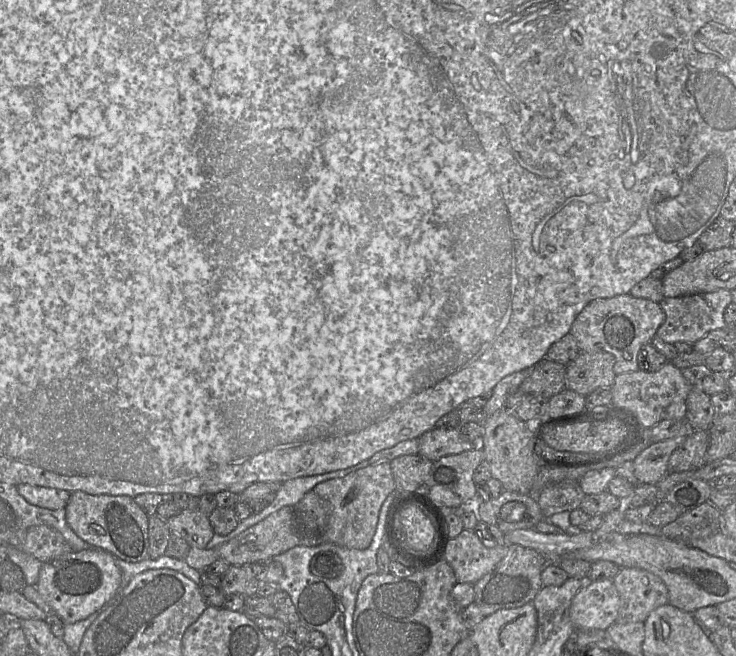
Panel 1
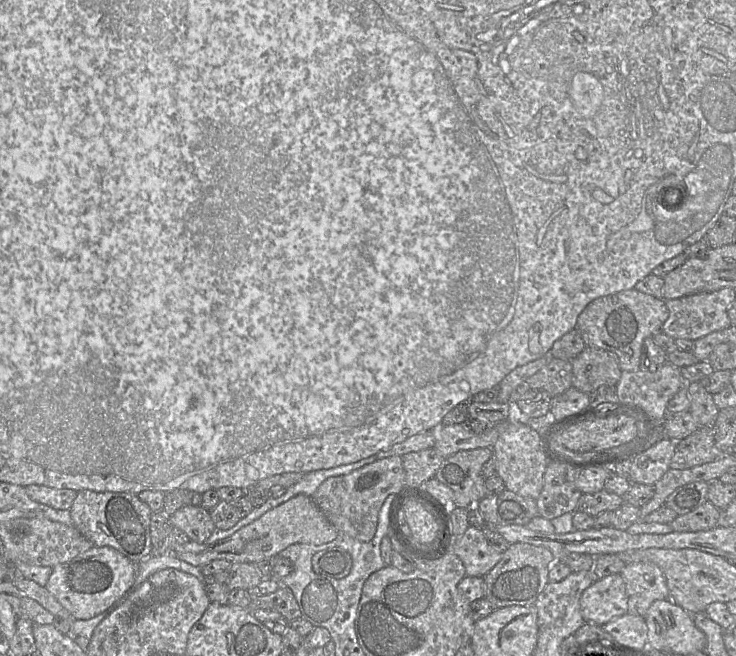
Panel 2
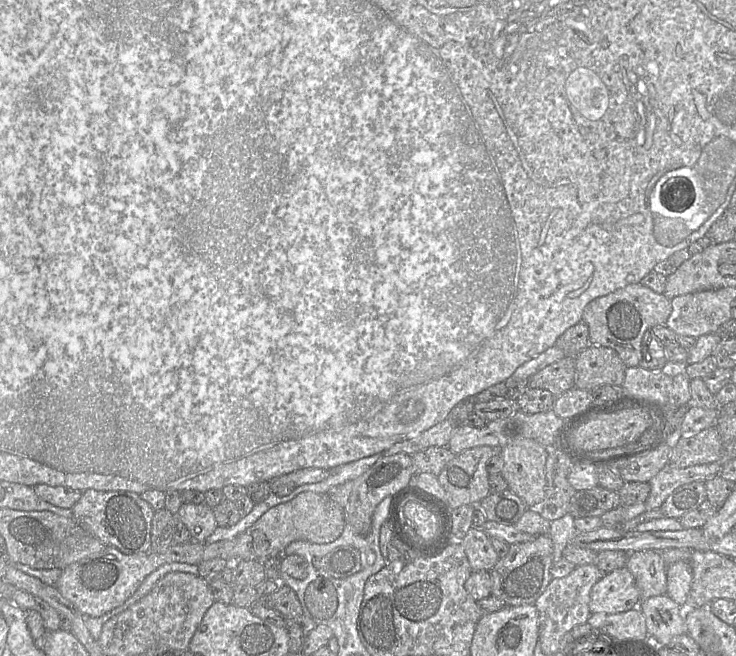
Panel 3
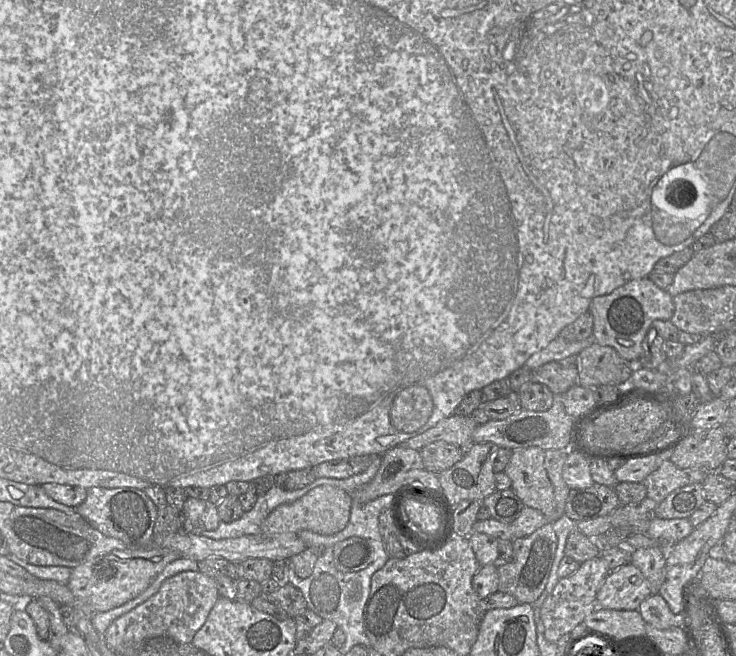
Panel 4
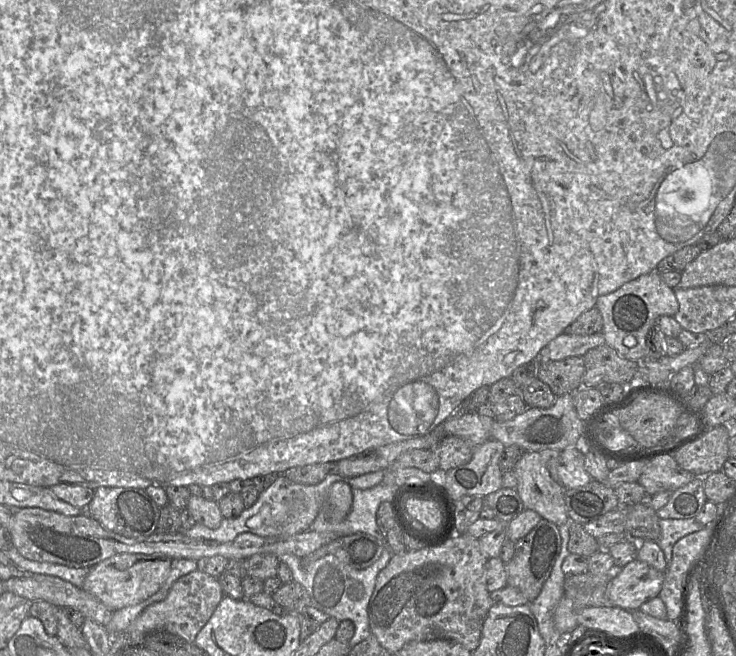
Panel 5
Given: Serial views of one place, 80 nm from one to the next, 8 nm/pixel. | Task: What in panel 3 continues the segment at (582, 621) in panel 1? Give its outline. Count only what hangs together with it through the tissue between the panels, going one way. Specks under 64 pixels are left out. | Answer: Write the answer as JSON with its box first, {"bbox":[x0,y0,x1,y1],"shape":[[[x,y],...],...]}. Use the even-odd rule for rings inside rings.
{"bbox":[591,568,641,614],"shape":[[[626,568],[616,569],[598,580],[591,589],[591,614],[616,614],[639,607],[641,594],[632,573]]]}

